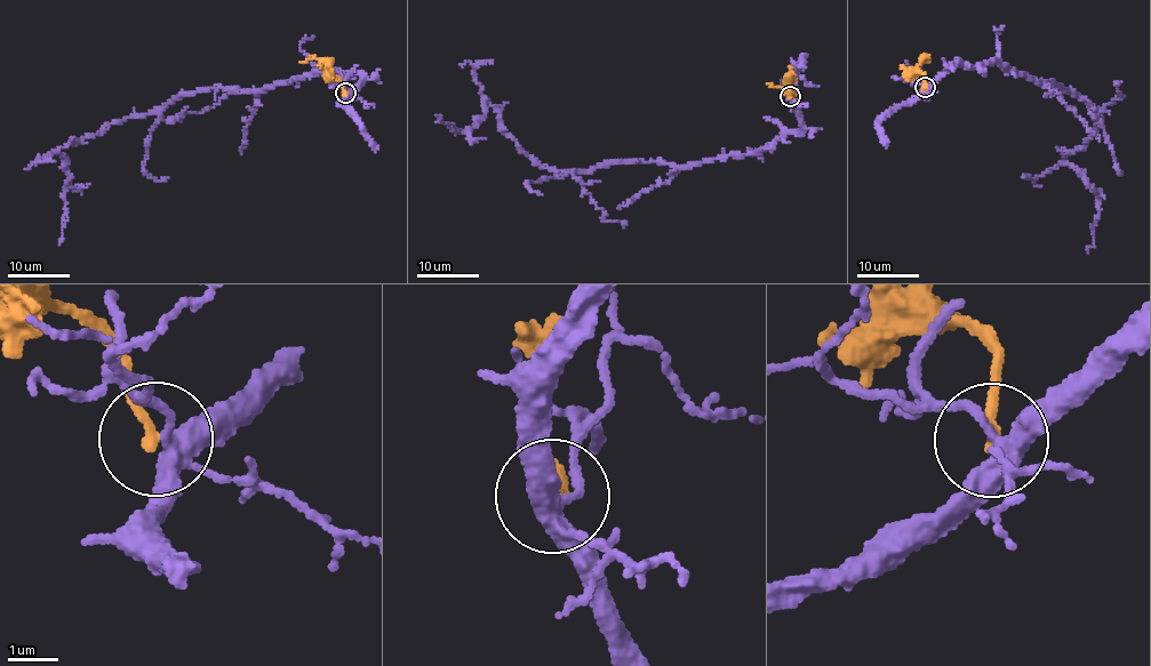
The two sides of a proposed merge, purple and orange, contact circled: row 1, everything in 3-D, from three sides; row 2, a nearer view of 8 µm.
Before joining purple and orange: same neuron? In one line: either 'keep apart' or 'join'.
keep apart

